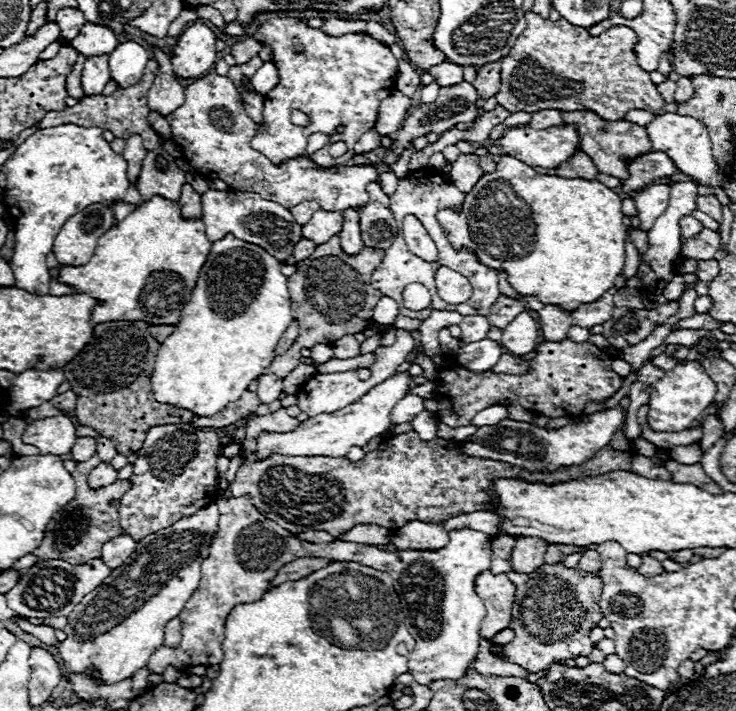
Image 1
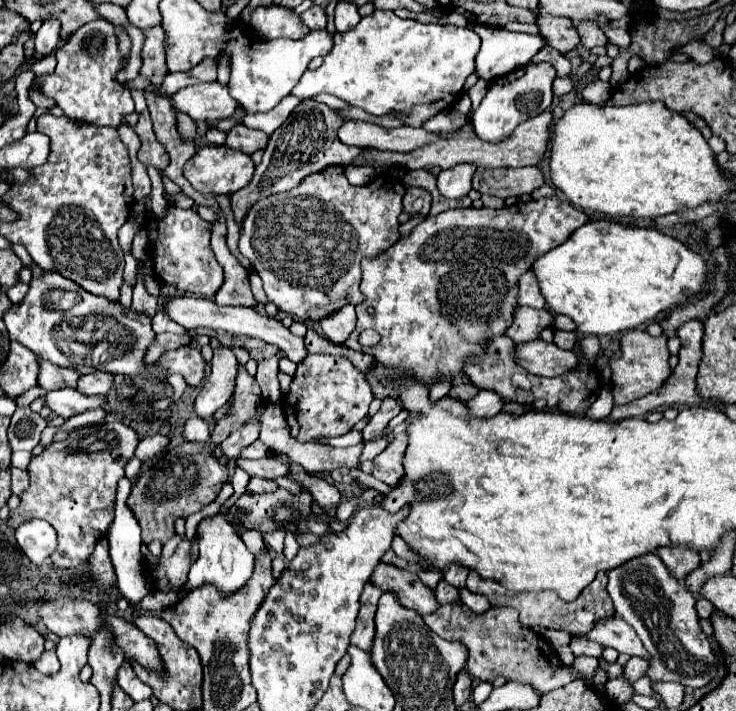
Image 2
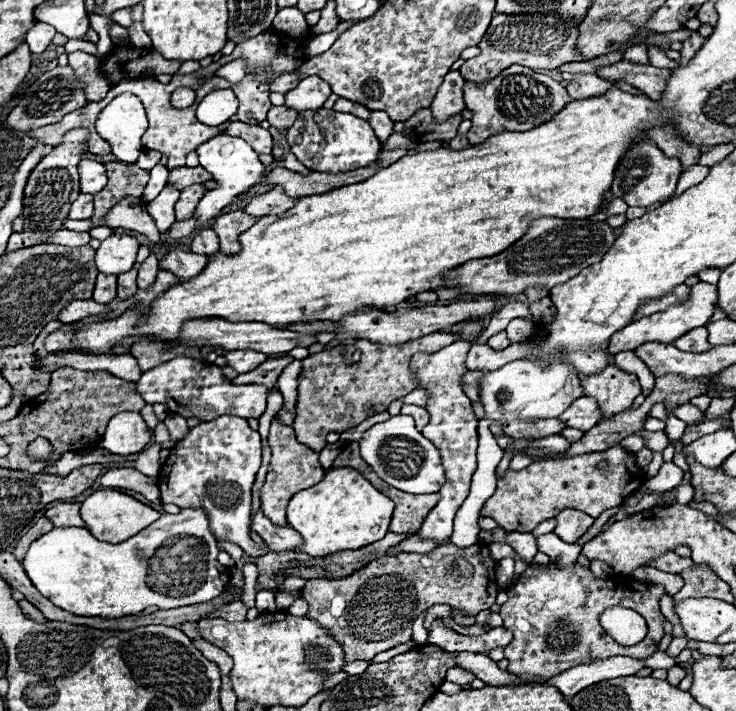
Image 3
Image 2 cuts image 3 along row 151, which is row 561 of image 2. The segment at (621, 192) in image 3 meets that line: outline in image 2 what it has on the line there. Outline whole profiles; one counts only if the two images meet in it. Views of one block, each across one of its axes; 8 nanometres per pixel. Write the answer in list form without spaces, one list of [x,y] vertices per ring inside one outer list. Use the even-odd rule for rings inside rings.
[[[656,554],[638,556],[608,572],[608,594],[614,610],[638,634],[650,654],[648,678],[652,682],[680,682],[684,686],[700,688],[708,684],[716,670],[716,656],[708,636],[702,634],[696,616],[696,598],[660,564]]]

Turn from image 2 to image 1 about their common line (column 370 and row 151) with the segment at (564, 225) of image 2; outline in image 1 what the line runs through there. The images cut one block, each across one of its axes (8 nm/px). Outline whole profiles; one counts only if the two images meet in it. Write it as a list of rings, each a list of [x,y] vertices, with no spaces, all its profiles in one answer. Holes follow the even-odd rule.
[[[300,18],[264,20],[256,24],[252,38],[264,46],[272,46],[274,50],[272,62],[276,64],[278,78],[280,78],[276,88],[272,88],[264,96],[262,124],[258,124],[256,136],[250,140],[252,148],[268,156],[272,164],[282,164],[296,156],[308,156],[316,164],[330,168],[336,164],[344,164],[346,160],[356,156],[354,144],[362,138],[364,132],[374,128],[378,120],[380,102],[388,98],[388,94],[392,94],[396,86],[394,74],[398,70],[398,60],[394,58],[390,48],[362,32],[328,36],[324,30],[308,26],[308,22]],[[294,38],[302,42],[304,46],[302,54],[296,54],[292,50]],[[292,110],[302,110],[304,114],[308,114],[310,124],[294,126],[290,122]],[[340,124],[346,126],[346,130],[342,134],[330,134],[330,128],[334,132],[334,128]],[[316,132],[328,134],[330,142],[322,150],[308,154],[306,152],[308,136]],[[334,142],[346,142],[348,152],[340,158],[332,158],[328,150],[330,150],[330,144]]]

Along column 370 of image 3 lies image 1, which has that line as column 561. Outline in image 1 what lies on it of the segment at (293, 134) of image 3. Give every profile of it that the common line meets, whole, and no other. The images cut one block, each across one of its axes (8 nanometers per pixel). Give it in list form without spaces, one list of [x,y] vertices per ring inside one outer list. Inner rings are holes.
[[[572,124],[562,128],[534,130],[528,126],[508,128],[498,140],[504,154],[522,160],[528,166],[558,168],[576,150],[580,150],[580,136]]]

